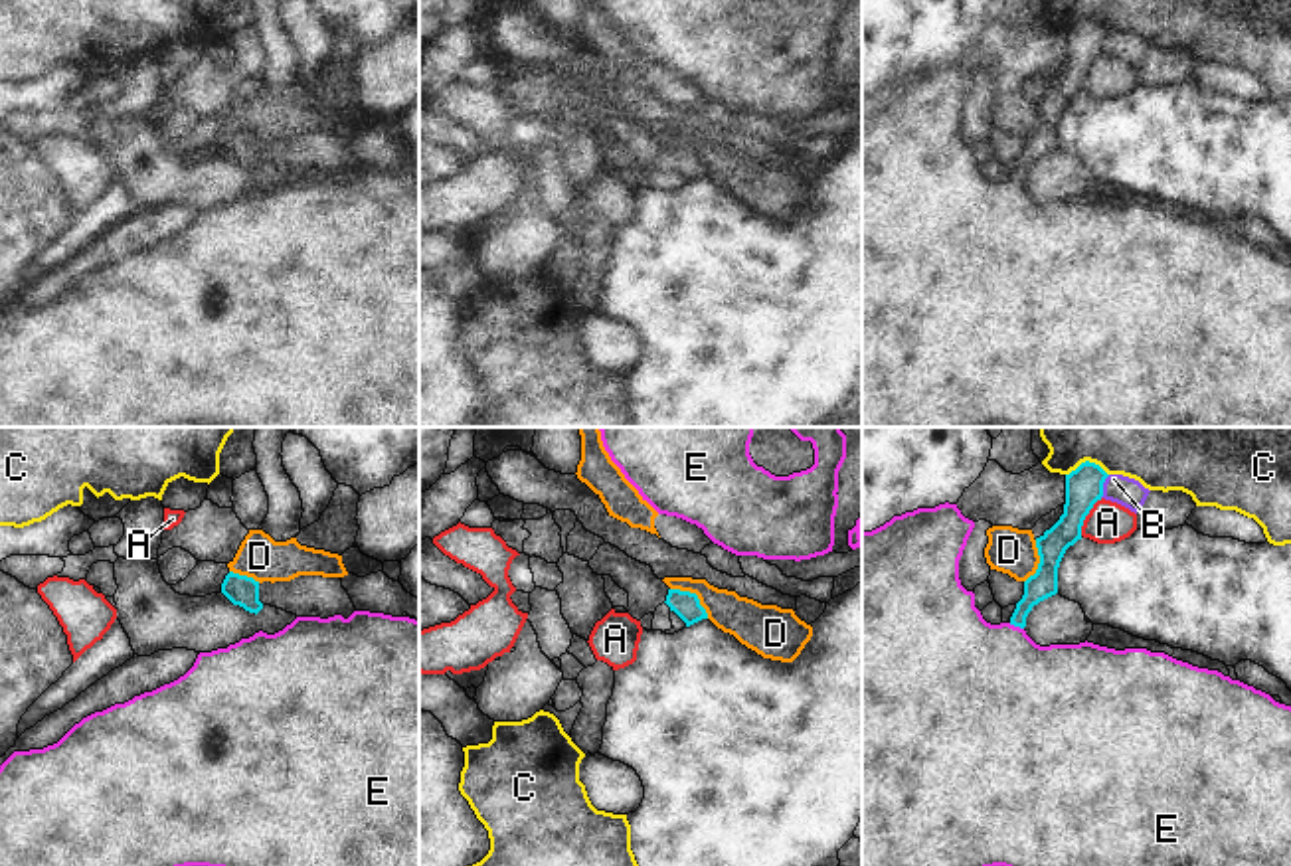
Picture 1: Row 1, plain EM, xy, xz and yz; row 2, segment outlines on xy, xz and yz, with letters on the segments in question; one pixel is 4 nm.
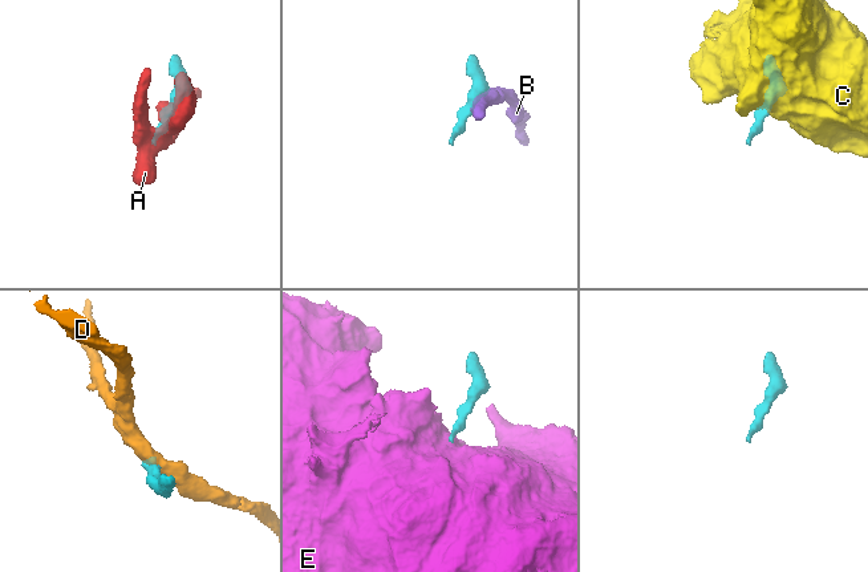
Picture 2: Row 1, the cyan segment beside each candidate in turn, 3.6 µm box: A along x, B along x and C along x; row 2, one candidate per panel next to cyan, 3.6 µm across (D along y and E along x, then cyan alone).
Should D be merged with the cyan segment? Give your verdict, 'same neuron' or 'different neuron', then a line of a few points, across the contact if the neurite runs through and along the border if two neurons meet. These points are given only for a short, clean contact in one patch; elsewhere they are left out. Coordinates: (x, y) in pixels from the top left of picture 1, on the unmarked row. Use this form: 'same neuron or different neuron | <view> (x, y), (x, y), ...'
different neuron | xz (671, 145), (692, 149), (708, 174)

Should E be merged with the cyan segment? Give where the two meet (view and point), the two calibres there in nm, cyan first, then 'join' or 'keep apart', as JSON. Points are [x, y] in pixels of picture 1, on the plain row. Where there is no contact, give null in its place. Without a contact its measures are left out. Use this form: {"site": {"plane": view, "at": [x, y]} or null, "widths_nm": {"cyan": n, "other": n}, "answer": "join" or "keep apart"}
{"site": {"plane": "yz", "at": [1017, 182]}, "widths_nm": {"cyan": 120, "other": 460}, "answer": "join"}

